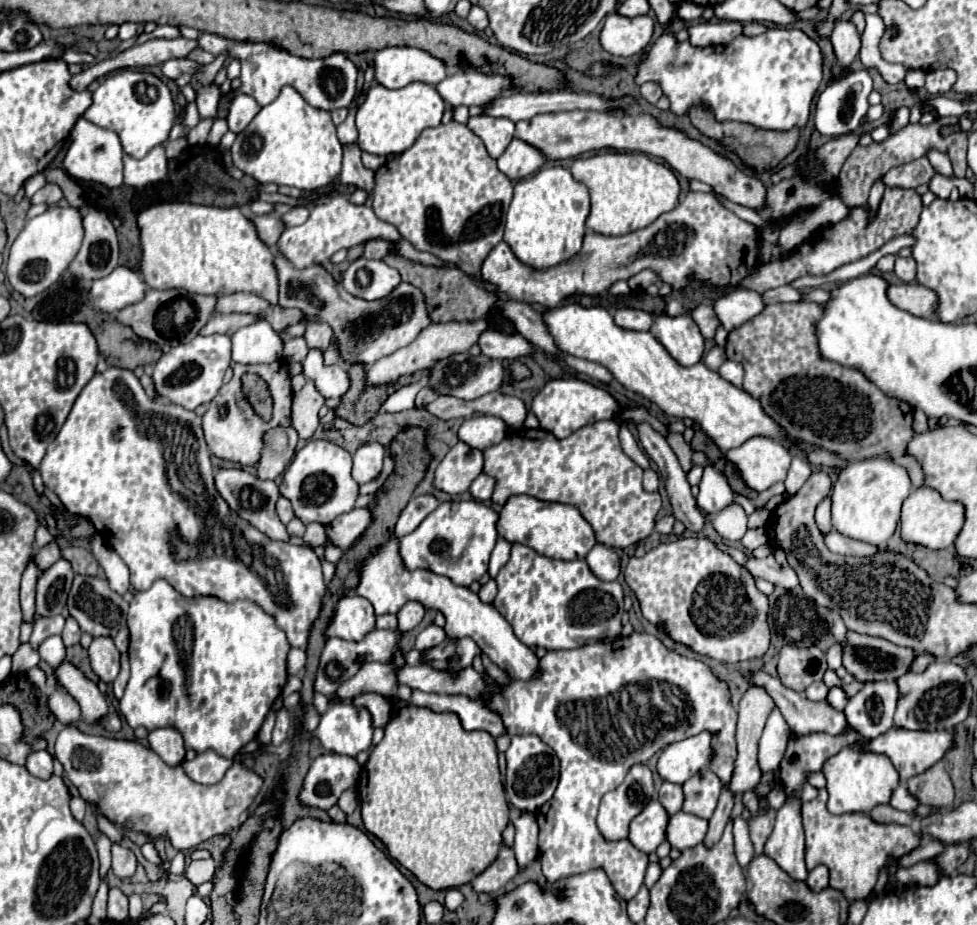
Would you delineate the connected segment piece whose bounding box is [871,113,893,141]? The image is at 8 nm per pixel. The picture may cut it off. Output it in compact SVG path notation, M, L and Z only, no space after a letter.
M889 113L889 117L887 117L885 123L881 123L879 127L875 127L875 129L871 131L873 141L883 141L883 139L887 139L887 135L891 133L891 121L893 121L893 113Z

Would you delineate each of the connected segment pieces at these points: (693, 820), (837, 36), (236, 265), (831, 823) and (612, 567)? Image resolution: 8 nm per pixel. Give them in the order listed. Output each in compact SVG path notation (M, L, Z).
M679 811L679 813L671 815L665 835L673 849L683 851L687 847L695 847L697 843L701 843L705 839L705 833L707 833L705 819L685 813L685 811Z
M837 21L837 27L831 35L831 43L837 55L837 61L847 69L851 61L857 57L861 41L859 41L859 31L853 21Z
M159 203L137 215L141 261L139 271L151 289L183 287L201 295L229 295L237 291L257 293L271 305L277 303L277 273L273 267L271 249L257 237L253 223L239 207L213 207L195 203Z
M819 789L813 801L801 805L803 829L805 829L805 863L807 871L817 865L827 865L831 879L829 887L841 891L847 901L865 899L877 883L879 871L885 861L915 849L919 845L919 835L909 827L897 823L877 823L869 815L831 815L825 807L827 791Z
M597 543L591 553L587 555L587 565L601 581L615 581L621 573L621 559L615 549Z

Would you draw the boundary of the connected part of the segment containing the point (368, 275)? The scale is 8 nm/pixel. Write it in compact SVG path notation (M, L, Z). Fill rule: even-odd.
M357 259L343 273L343 289L355 297L375 301L387 297L401 283L399 271L389 267L383 261Z

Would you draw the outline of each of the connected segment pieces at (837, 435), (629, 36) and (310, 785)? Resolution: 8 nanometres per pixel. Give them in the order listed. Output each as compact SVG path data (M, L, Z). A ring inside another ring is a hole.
M777 303L767 305L765 311L745 325L733 329L727 337L727 359L739 361L745 369L743 389L761 401L761 407L783 431L807 445L815 445L819 449L831 451L847 461L859 461L869 457L887 457L909 471L913 487L923 487L923 467L913 455L907 455L907 443L913 439L913 407L883 395L875 383L871 383L861 371L851 367L839 367L839 363L831 363L819 355L819 343L815 343L815 323L819 323L819 315L823 315L823 305L819 303Z
M611 13L607 15L601 29L601 45L613 55L631 57L643 51L645 45L651 41L653 27L655 21L649 15L629 19L619 13Z
M325 753L313 759L303 789L299 793L299 803L303 807L315 807L329 811L341 793L349 789L359 777L359 765L353 757Z

